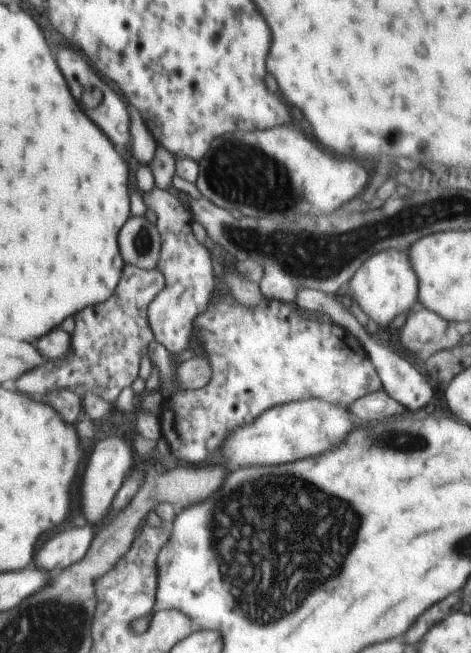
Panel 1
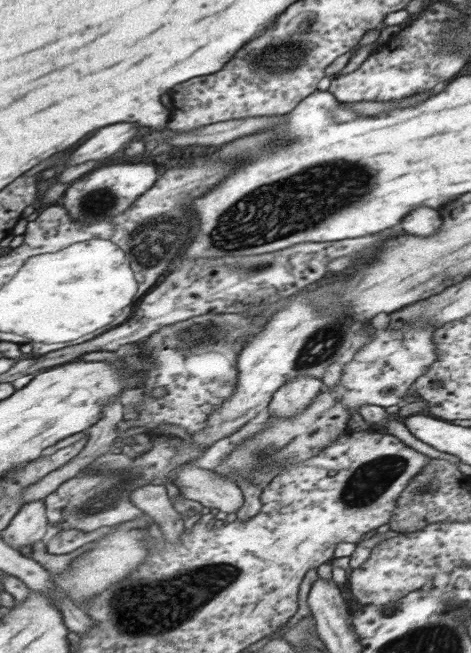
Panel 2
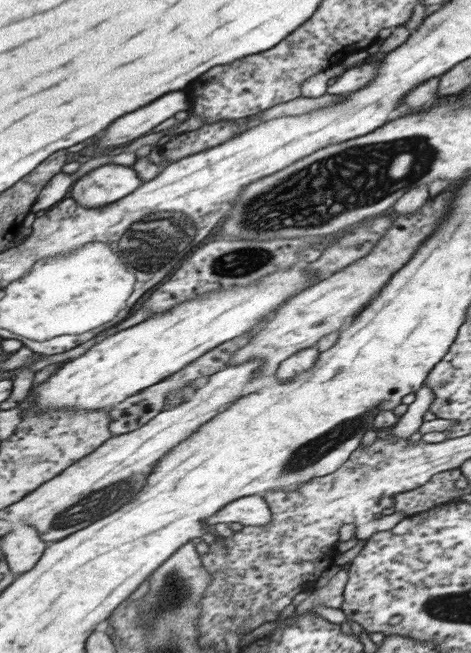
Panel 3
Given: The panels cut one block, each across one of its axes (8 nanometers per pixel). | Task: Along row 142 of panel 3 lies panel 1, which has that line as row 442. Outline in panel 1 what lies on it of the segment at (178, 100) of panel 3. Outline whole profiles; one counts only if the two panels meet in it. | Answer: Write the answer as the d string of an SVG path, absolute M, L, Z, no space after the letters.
M108 438L108 440L102 440L94 446L88 462L86 462L86 468L84 468L84 478L80 480L80 508L82 508L82 516L86 518L88 524L98 524L115 497L114 490L118 490L126 478L126 474L130 472L130 468L134 466L134 454L132 454L132 448L126 440L122 438Z

